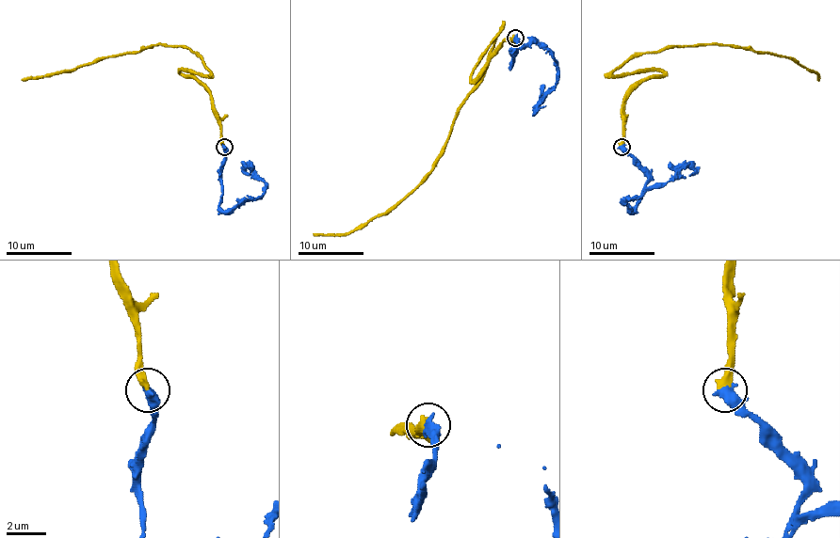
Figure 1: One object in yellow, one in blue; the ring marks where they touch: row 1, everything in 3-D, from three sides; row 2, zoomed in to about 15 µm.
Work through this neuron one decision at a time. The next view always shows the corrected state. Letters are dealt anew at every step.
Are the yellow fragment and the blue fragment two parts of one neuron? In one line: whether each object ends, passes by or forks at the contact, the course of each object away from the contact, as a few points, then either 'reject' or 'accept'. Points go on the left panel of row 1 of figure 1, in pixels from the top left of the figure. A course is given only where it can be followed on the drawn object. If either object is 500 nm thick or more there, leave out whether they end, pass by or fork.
yellow via (223, 145), (212, 98), (196, 78), (181, 73), (209, 75), (190, 49), (153, 46), (21, 80) | blue via (223, 147), (225, 163), (220, 207), (234, 211), (263, 194), (266, 184), (248, 166), (246, 171), (254, 176) | accept

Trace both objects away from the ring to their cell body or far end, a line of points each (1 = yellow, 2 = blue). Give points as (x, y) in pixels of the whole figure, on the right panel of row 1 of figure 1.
1: (621, 145), (626, 98), (663, 73), (614, 75), (638, 55), (696, 44), (735, 46), (789, 57), (816, 80)
2: (621, 147), (647, 176), (642, 198), (631, 211), (626, 202), (665, 184), (683, 166), (694, 171), (689, 176)

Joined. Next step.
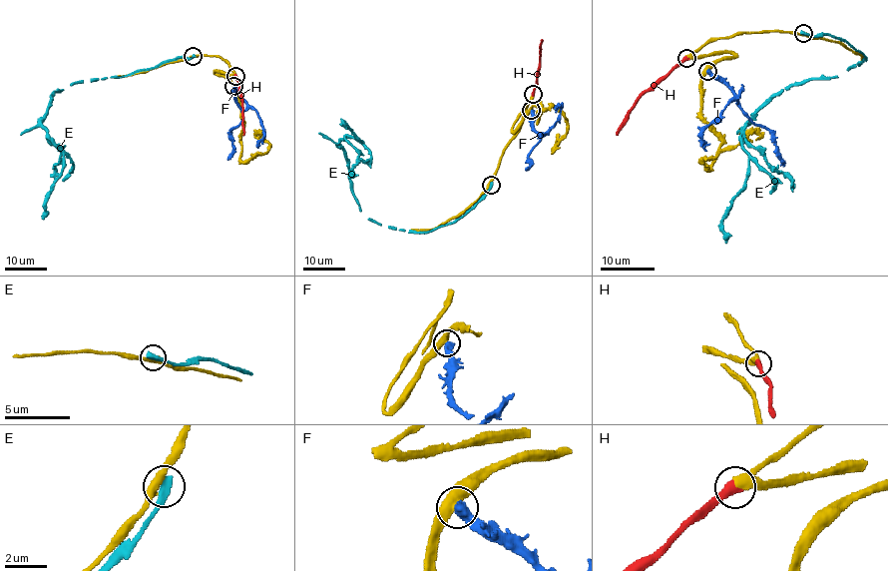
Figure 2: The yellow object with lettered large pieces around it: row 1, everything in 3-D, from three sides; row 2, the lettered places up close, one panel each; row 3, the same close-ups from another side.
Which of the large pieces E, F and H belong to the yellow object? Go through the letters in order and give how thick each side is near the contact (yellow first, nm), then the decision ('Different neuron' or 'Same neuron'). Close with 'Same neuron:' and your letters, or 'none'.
E: Thickness 360 nm (yellow) against 480 nm. Different neuron
F: Thickness 440 nm (yellow) against 550 nm. Different neuron
H: Thickness 500 nm (yellow) against 440 nm. Same neuron
Same neuron: H

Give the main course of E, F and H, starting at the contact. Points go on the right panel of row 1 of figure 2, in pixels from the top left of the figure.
E: (803, 34), (841, 38), (865, 61), (838, 77), (789, 85), (743, 128), (747, 179), (722, 223), (726, 243)
F: (707, 71), (727, 86), (746, 116), (768, 129), (777, 158), (784, 166)
H: (685, 58), (639, 98), (616, 135)

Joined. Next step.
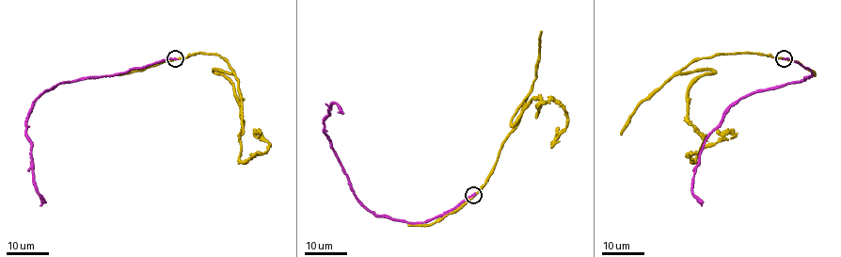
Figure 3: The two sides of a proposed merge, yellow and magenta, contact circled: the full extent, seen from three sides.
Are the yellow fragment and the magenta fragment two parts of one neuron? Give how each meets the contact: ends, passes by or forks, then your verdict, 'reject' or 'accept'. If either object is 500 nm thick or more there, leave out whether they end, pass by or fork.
yellow passes by | magenta ends | reject

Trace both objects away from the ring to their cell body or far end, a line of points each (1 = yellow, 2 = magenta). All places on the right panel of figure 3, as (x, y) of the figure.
1: (785, 58), (716, 54), (680, 71), (713, 72), (688, 92), (688, 121), (703, 138), (692, 161), (731, 138)
2: (784, 58), (807, 68), (811, 74), (753, 92), (731, 106), (704, 143), (693, 177), (692, 194), (701, 205)

